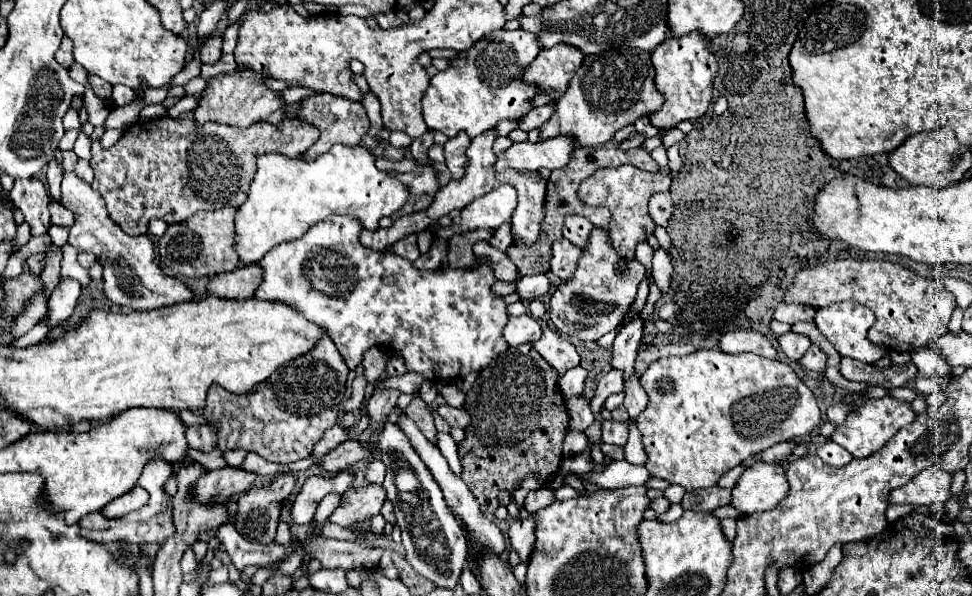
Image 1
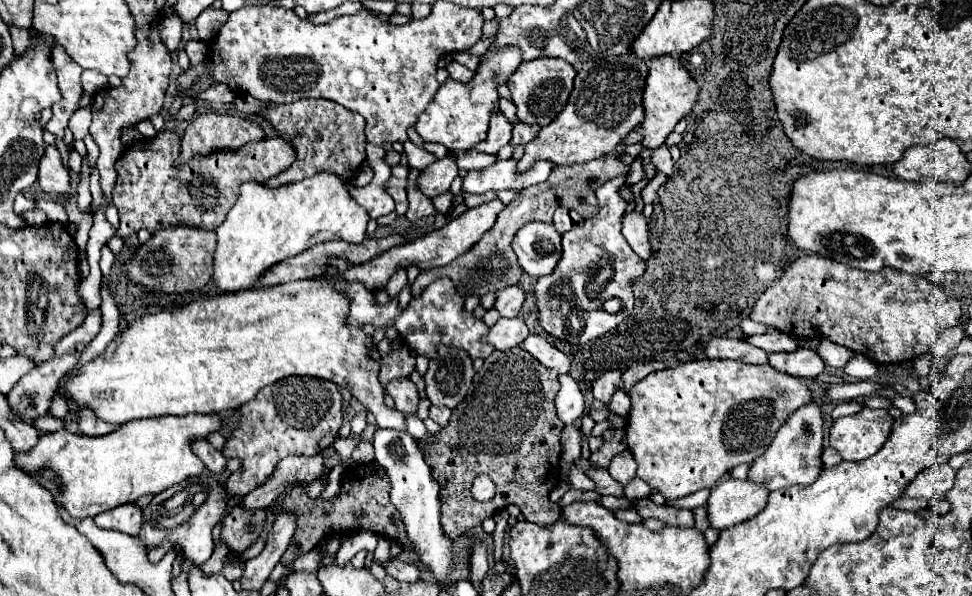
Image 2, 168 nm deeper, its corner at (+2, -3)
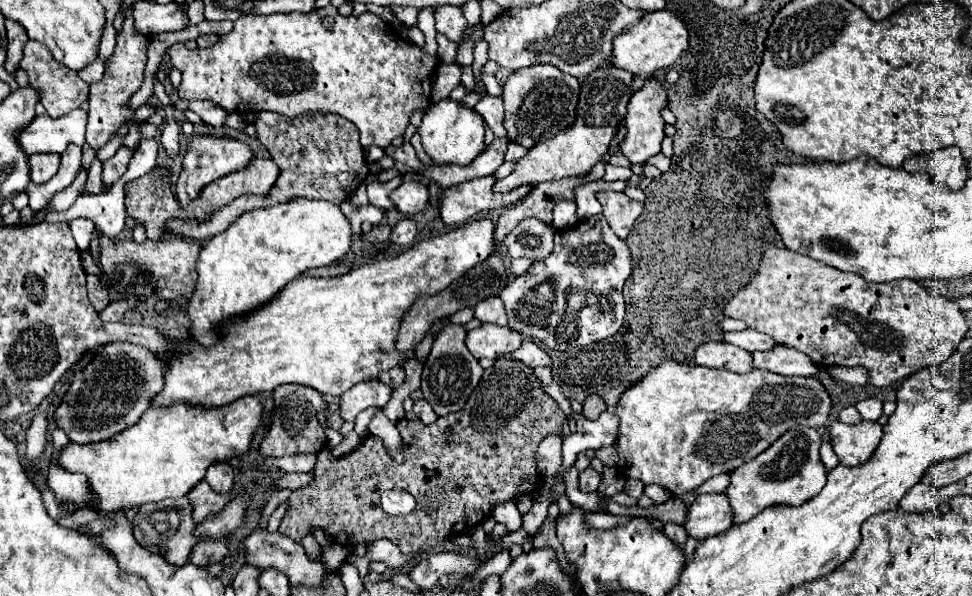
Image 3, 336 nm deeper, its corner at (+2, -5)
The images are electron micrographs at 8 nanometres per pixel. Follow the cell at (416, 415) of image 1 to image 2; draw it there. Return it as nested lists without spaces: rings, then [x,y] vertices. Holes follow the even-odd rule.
[[[400,380],[400,382],[392,382],[392,386],[388,386],[388,394],[394,398],[396,408],[404,414],[416,414],[416,408],[420,404],[420,394],[414,386],[412,380]]]

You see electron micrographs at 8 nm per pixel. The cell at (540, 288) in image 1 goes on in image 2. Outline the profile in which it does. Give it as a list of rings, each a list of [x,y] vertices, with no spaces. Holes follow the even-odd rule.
[[[508,286],[498,292],[498,300],[494,302],[494,308],[500,312],[500,316],[514,318],[522,310],[526,292],[522,286]]]

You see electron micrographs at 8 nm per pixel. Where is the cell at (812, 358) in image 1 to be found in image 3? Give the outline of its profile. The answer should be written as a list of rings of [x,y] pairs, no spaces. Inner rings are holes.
[[[777,344],[772,350],[752,352],[752,366],[782,376],[816,376],[818,366],[794,348]]]

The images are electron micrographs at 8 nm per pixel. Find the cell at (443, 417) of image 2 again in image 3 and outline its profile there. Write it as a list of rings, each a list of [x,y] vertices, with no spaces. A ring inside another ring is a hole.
[[[418,400],[418,402],[414,402],[414,408],[412,408],[412,412],[424,422],[424,424],[432,424],[432,422],[436,422],[436,412],[432,412],[432,406],[426,402],[426,400]]]

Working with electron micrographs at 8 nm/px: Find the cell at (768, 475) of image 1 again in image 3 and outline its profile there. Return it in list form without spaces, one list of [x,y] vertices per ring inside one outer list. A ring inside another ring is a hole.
[[[702,494],[690,504],[686,514],[686,534],[696,540],[722,534],[732,524],[732,510],[728,510],[728,498],[720,494]]]

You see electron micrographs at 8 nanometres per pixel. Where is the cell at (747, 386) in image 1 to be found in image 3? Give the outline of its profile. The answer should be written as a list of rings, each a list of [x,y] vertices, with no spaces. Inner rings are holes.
[[[664,362],[630,386],[618,402],[618,472],[686,496],[708,478],[732,472],[796,426],[824,428],[832,398],[818,378],[750,370],[744,376],[716,368]]]

